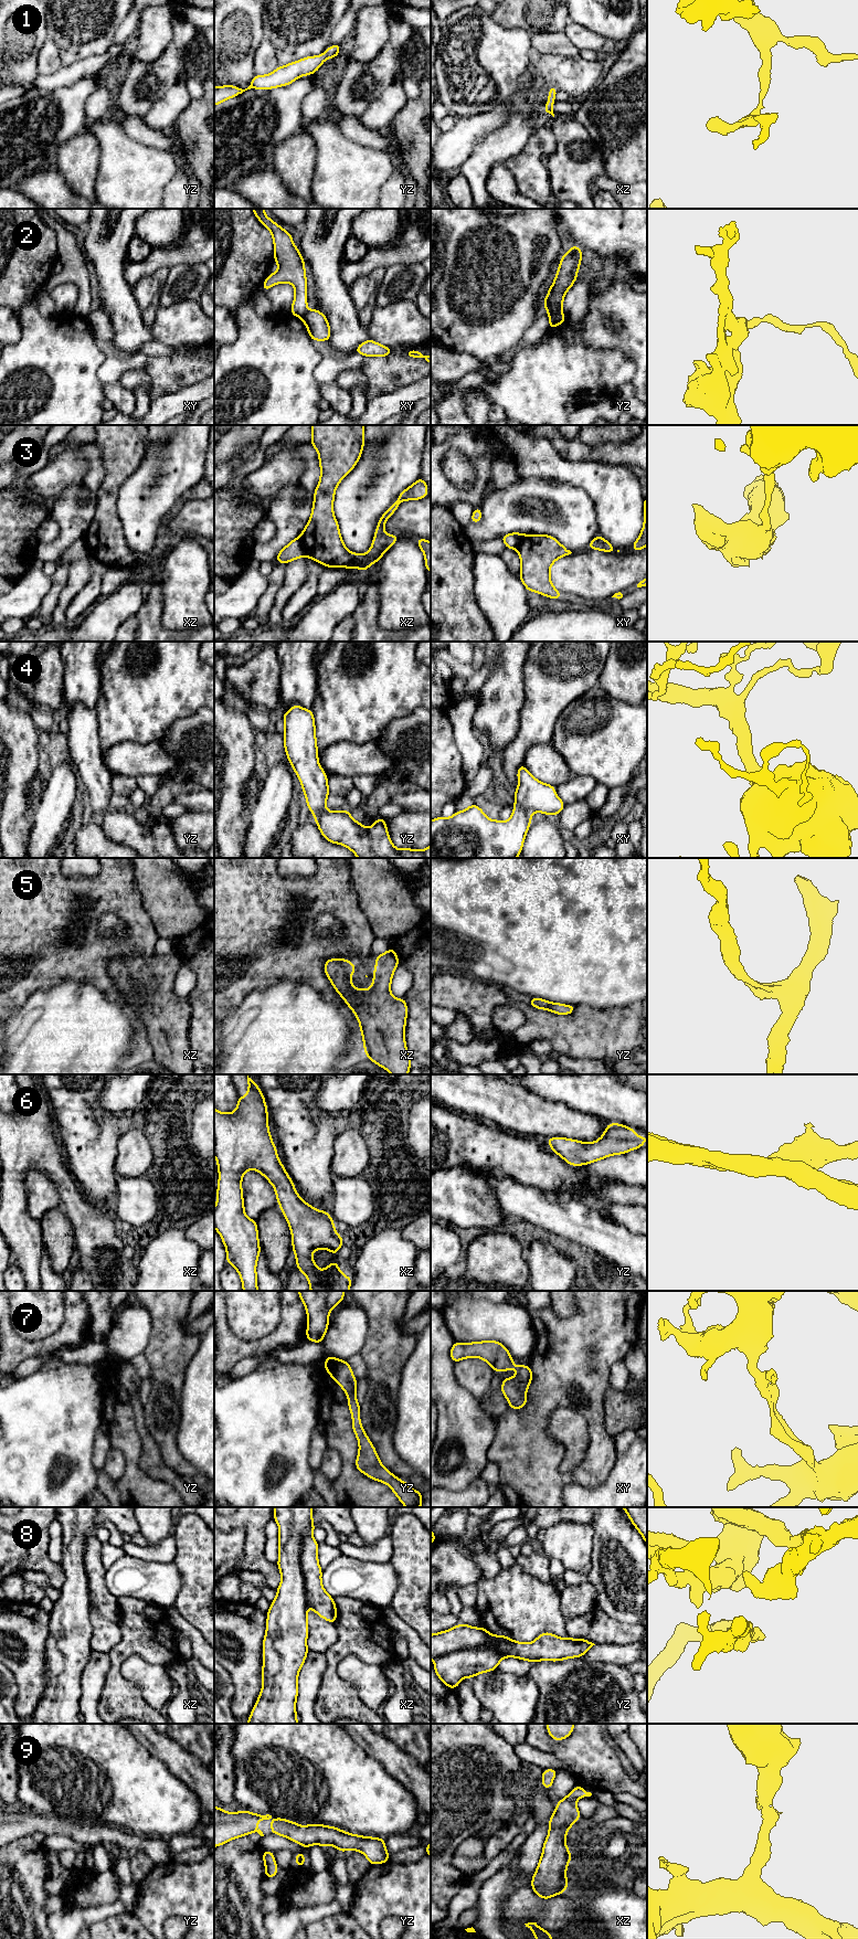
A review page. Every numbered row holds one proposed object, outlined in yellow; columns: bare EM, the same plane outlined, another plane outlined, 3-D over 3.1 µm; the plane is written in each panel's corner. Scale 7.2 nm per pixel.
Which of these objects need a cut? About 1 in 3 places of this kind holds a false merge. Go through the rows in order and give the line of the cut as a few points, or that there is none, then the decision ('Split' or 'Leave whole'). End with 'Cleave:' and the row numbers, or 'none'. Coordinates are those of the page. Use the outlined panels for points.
1: No split. Leave whole
2: Split along yz (549, 311), (561, 313). Split
3: Split along xz (299, 537), (306, 555). Split
4: No split. Leave whole
5: No split. Leave whole
6: No split. Leave whole
7: No split. Leave whole
8: No split. Leave whole
9: No split. Leave whole
Cleave: 2, 3

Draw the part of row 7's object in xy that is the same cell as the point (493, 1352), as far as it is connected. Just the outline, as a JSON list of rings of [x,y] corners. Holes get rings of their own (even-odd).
[[[485,1341],[474,1343],[455,1342],[451,1349],[451,1359],[456,1364],[464,1358],[478,1357],[487,1361],[494,1371],[506,1371],[515,1368],[517,1376],[513,1378],[504,1378],[501,1392],[509,1402],[509,1408],[519,1410],[527,1405],[526,1392],[533,1378],[529,1366],[516,1366],[511,1354],[497,1341]]]

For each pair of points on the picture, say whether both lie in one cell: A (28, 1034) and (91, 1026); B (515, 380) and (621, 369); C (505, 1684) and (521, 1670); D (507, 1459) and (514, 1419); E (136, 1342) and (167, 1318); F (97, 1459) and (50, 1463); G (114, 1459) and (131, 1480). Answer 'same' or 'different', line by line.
A: same
B: same
C: different
D: same
E: different
F: different
G: different

